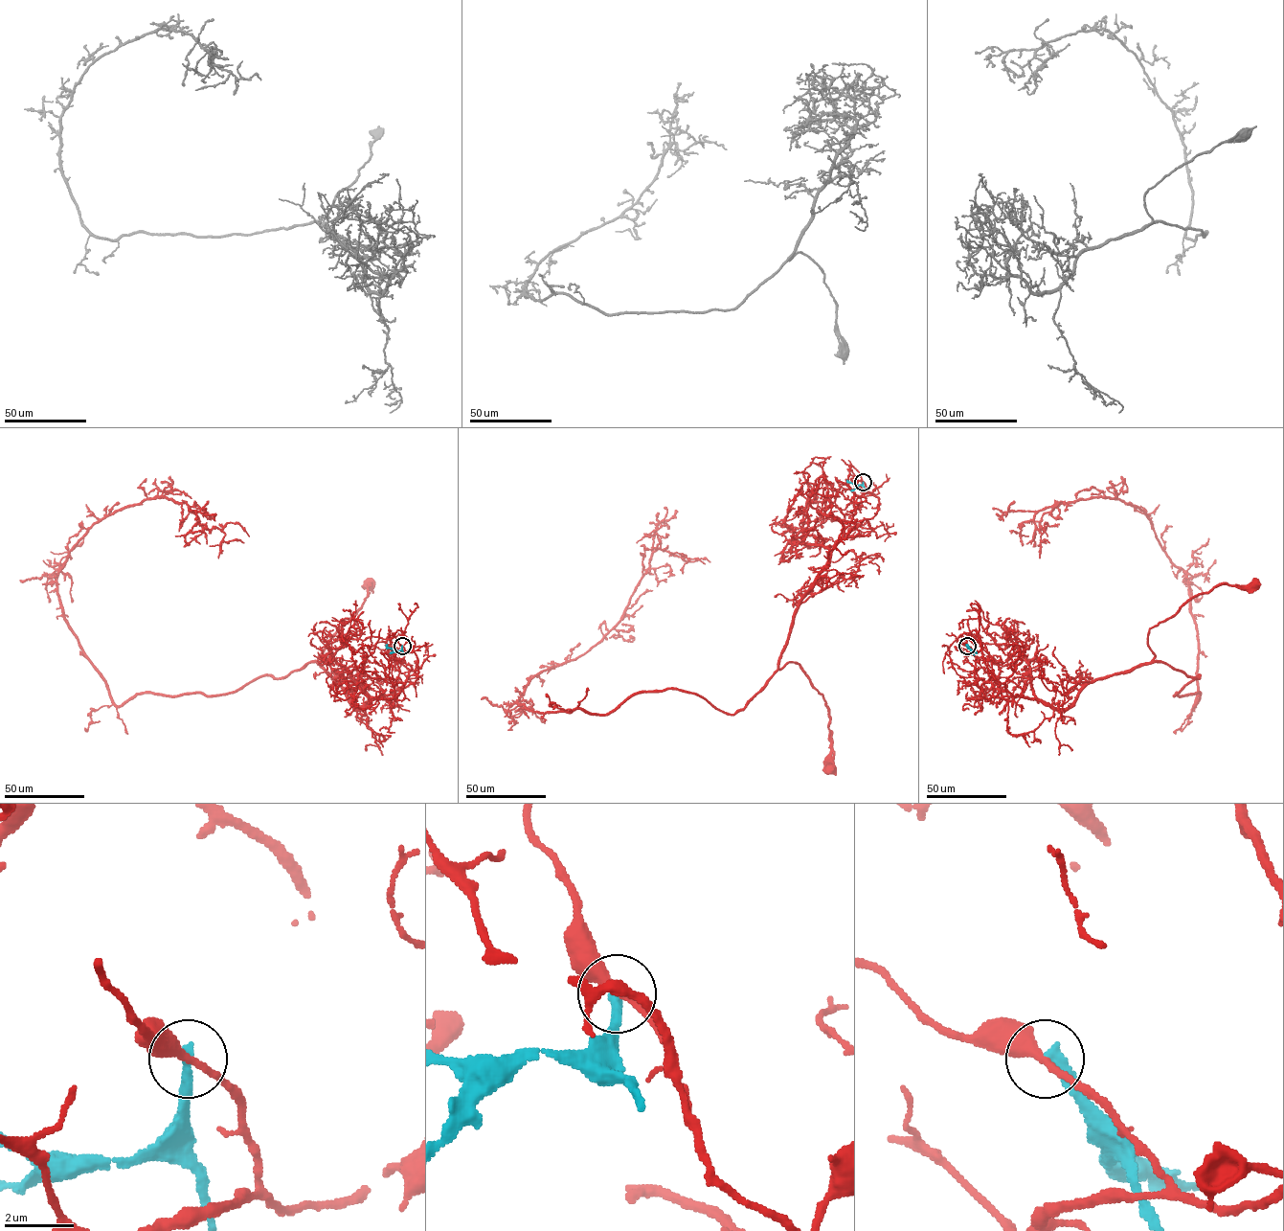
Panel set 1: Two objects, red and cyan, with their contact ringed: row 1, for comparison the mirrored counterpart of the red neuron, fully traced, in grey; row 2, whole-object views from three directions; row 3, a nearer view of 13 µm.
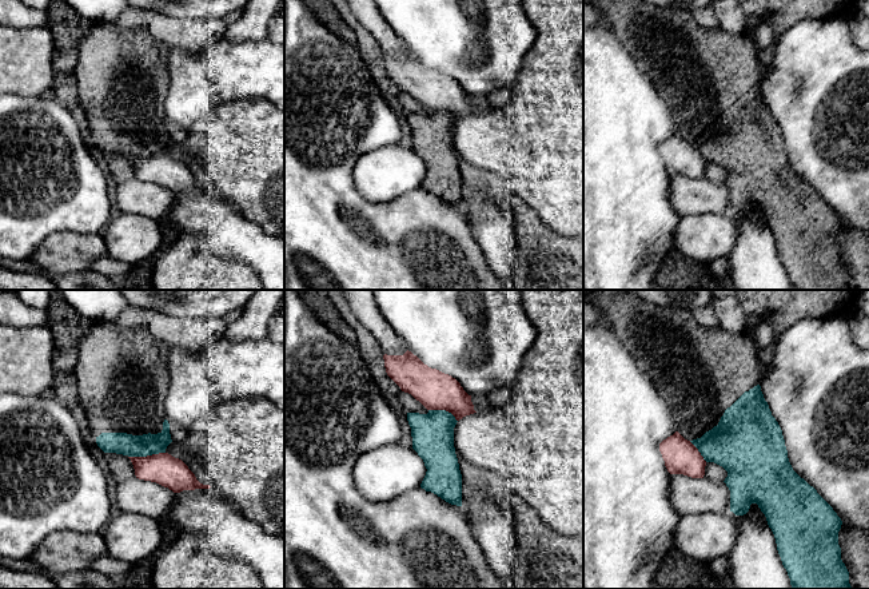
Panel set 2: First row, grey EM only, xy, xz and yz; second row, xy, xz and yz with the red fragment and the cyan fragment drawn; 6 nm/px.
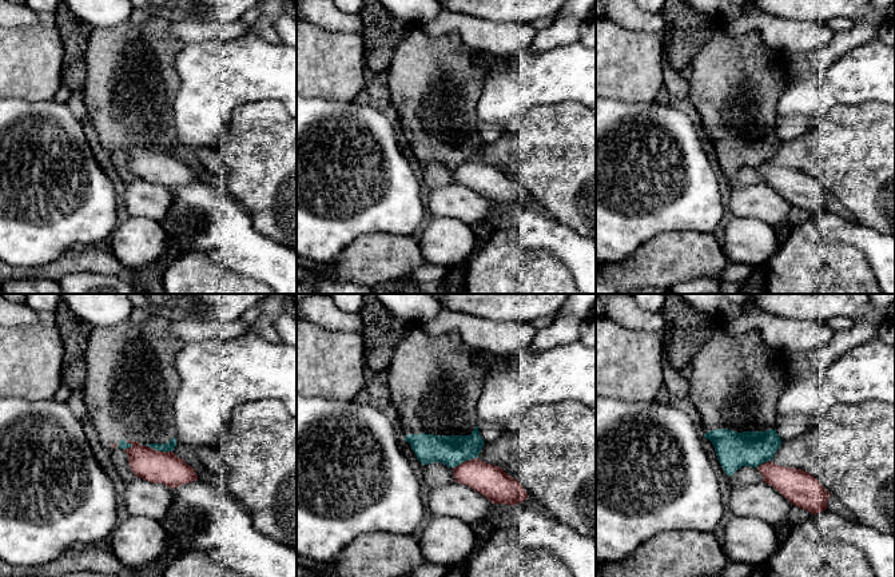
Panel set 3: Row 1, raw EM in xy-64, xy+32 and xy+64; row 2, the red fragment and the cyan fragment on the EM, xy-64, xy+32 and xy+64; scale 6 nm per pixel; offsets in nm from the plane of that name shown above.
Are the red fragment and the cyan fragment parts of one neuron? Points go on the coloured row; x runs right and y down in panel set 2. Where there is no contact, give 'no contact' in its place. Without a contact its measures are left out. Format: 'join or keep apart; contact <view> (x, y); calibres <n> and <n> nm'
keep apart; contact xy (147, 456); calibres 190 and 130 nm

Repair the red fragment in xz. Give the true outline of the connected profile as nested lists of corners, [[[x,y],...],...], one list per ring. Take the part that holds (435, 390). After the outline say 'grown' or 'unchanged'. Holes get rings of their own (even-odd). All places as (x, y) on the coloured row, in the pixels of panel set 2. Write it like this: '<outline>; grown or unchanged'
[[[411,351],[403,355],[383,355],[387,375],[411,394],[427,410],[446,410],[457,421],[477,413],[461,383],[449,374],[424,365]]]; unchanged

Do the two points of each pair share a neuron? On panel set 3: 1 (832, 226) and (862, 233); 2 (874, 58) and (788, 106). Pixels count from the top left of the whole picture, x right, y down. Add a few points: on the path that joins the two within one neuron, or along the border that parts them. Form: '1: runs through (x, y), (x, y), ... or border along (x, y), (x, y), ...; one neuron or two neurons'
1: runs through (839, 230), (855, 233); one neuron
2: runs through (852, 79), (810, 98); one neuron

